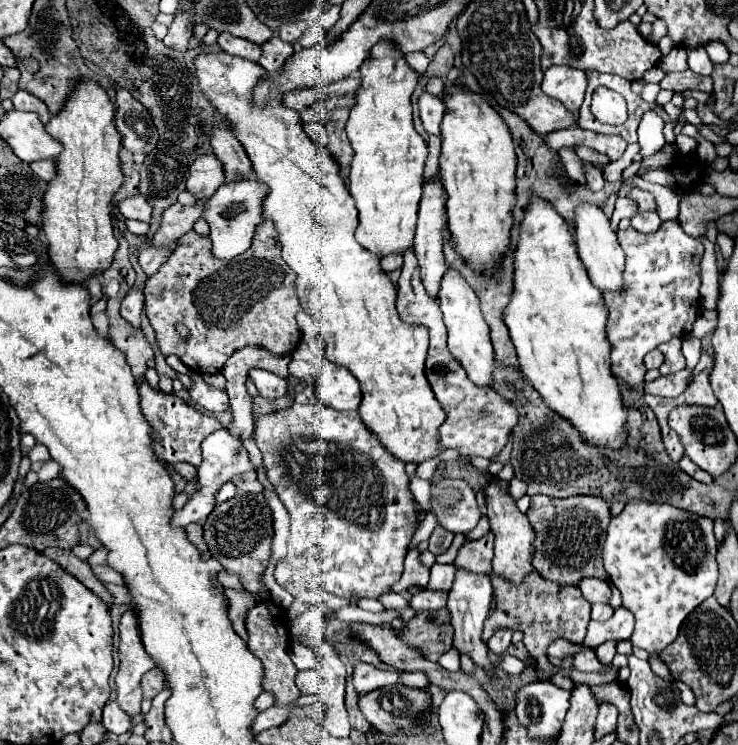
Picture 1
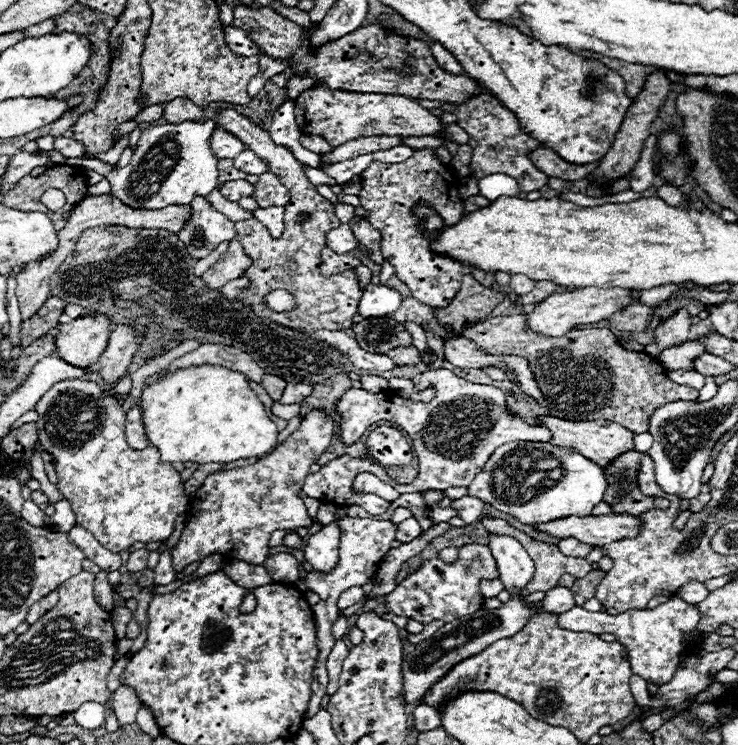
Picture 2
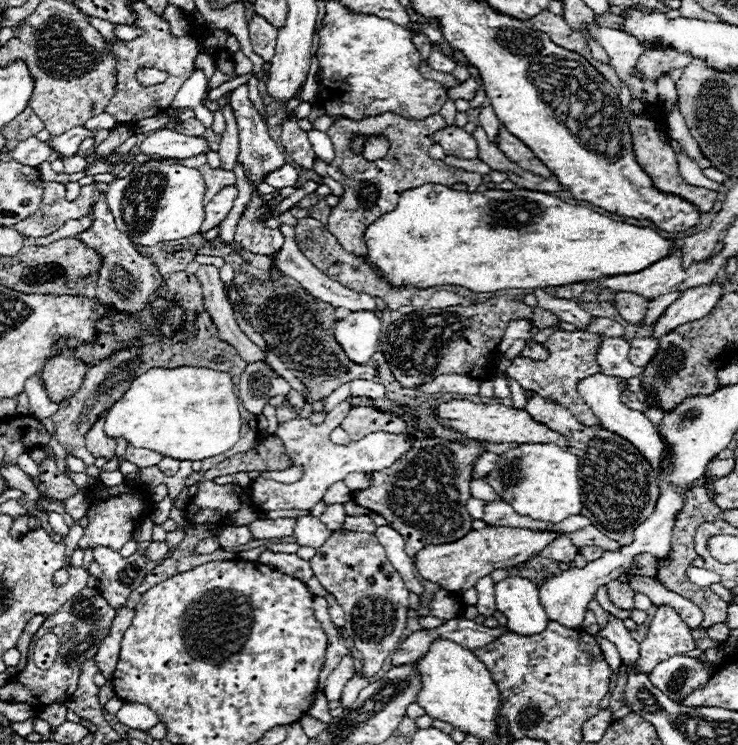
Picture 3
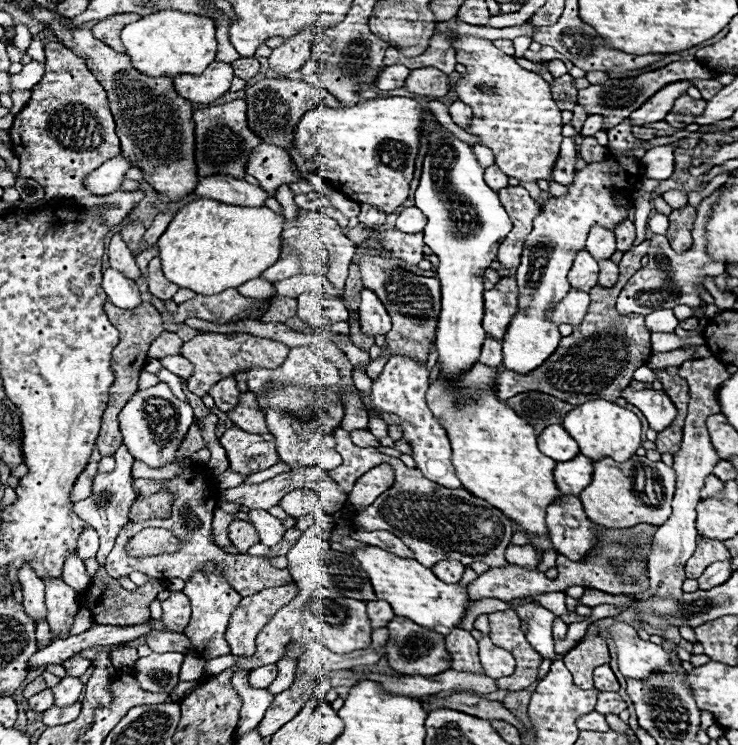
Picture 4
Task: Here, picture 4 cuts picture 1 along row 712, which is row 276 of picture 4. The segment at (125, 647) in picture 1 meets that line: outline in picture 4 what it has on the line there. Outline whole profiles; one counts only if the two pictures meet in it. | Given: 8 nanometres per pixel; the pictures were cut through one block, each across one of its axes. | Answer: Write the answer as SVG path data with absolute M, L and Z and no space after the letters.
M114 234L110 238L110 244L108 244L108 256L110 256L110 266L124 272L130 280L136 280L140 278L140 268L136 264L136 256L128 250L126 242Z

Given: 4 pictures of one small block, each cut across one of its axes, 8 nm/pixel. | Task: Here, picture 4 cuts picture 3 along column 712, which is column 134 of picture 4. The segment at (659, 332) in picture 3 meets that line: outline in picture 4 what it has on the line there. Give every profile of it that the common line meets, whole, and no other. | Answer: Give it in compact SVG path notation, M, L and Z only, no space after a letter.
M108 268L104 272L102 288L108 294L108 300L112 300L112 304L116 304L118 308L132 310L142 302L138 286L130 278L126 278L122 272L114 270L114 268Z

